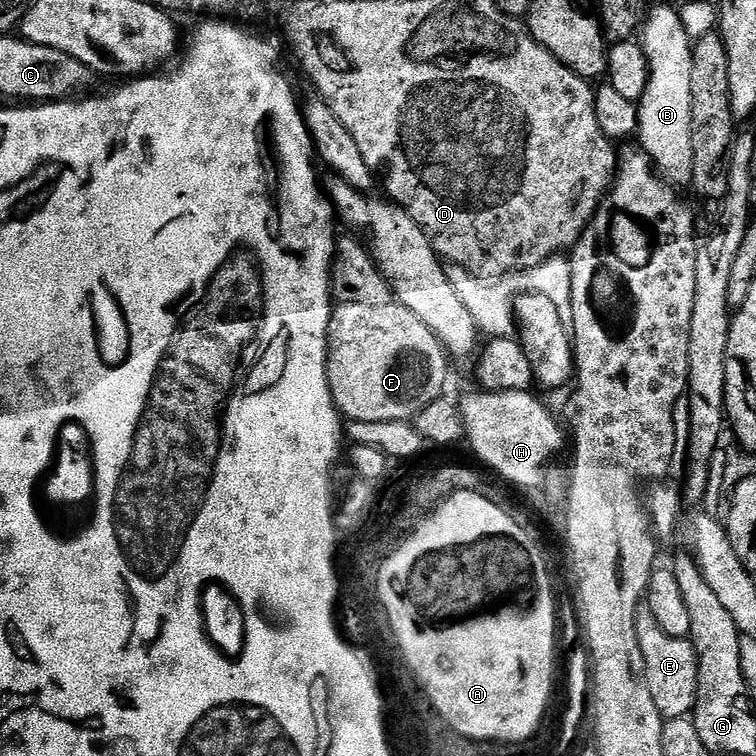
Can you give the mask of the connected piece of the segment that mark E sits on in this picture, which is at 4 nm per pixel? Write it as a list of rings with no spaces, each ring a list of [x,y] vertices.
[[[644,606],[636,609],[636,629],[638,630],[638,646],[642,650],[644,659],[644,677],[648,683],[650,698],[654,698],[654,706],[658,706],[665,720],[688,716],[695,706],[696,683],[698,682],[698,664],[691,640],[674,638],[666,634]]]

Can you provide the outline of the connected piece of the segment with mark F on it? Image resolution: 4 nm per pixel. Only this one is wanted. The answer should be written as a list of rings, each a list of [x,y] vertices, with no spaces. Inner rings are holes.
[[[390,303],[386,306],[354,306],[353,304],[336,304],[328,323],[328,389],[332,401],[336,404],[337,413],[348,420],[358,422],[394,422],[395,420],[411,421],[428,404],[445,395],[444,383],[448,380],[448,363],[450,357],[440,345],[440,340],[424,325],[422,318],[410,314],[406,306]]]

